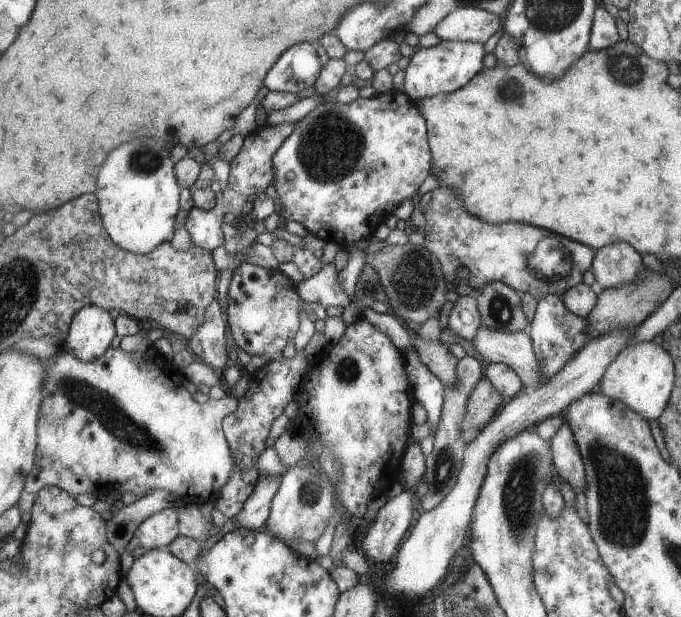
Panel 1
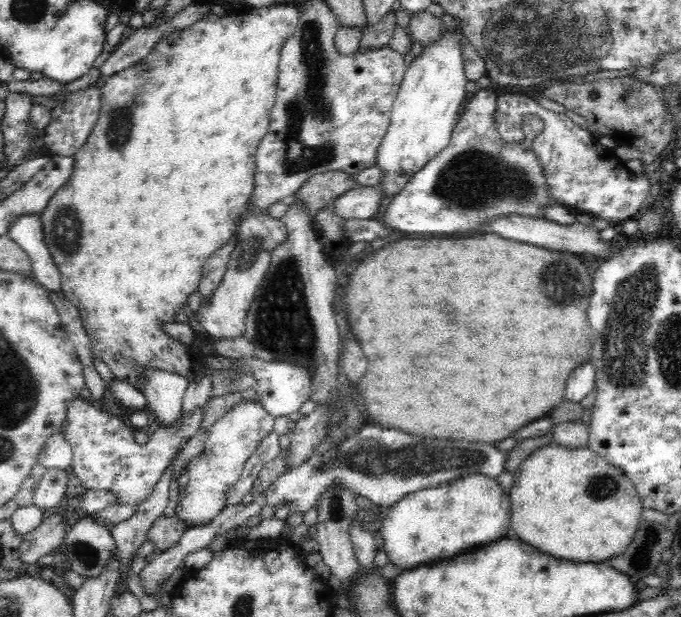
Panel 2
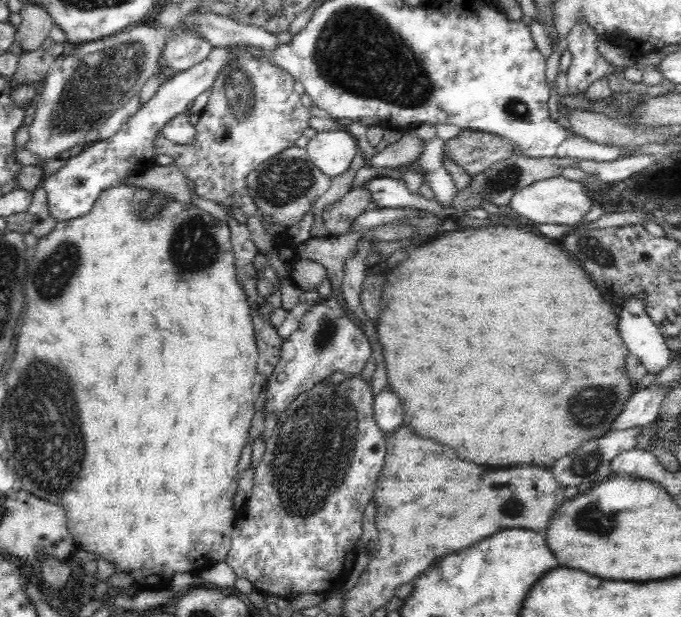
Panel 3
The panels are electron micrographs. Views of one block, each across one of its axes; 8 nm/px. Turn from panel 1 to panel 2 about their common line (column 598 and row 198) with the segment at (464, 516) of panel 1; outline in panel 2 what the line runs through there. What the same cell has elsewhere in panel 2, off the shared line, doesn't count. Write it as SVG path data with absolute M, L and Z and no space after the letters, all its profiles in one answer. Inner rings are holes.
M355 184L354 188L334 199L332 209L343 220L366 220L371 219L376 210L383 208L383 203L380 185L361 187Z

